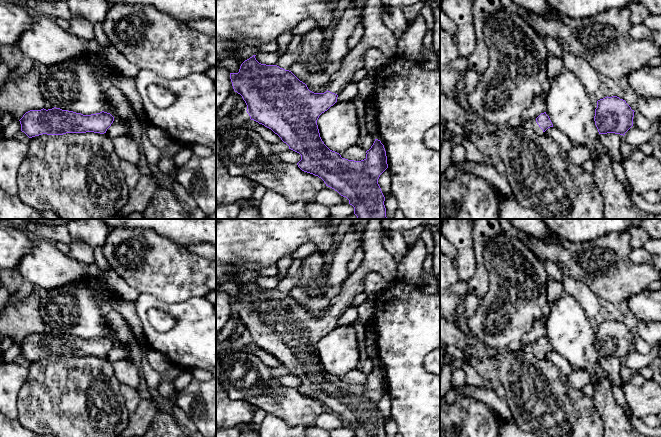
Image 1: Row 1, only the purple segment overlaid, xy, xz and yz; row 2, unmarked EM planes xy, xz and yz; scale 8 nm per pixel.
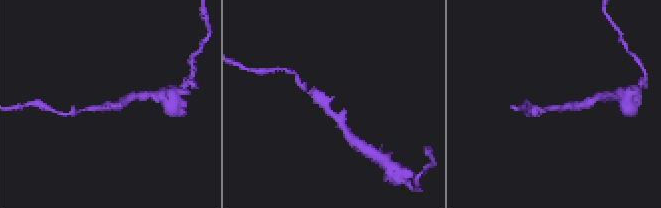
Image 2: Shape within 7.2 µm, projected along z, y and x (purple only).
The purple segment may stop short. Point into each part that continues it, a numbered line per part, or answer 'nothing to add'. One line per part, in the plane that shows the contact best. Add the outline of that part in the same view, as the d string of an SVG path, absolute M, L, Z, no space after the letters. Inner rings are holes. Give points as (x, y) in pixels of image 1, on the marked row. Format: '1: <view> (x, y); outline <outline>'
1: yz (532, 124); outline M531 119L527 121L521 121L521 125L525 128L533 129L537 134L543 134L543 130L539 127L536 119Z

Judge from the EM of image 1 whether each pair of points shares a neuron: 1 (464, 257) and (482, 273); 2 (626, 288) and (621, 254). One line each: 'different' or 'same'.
1: different
2: same

